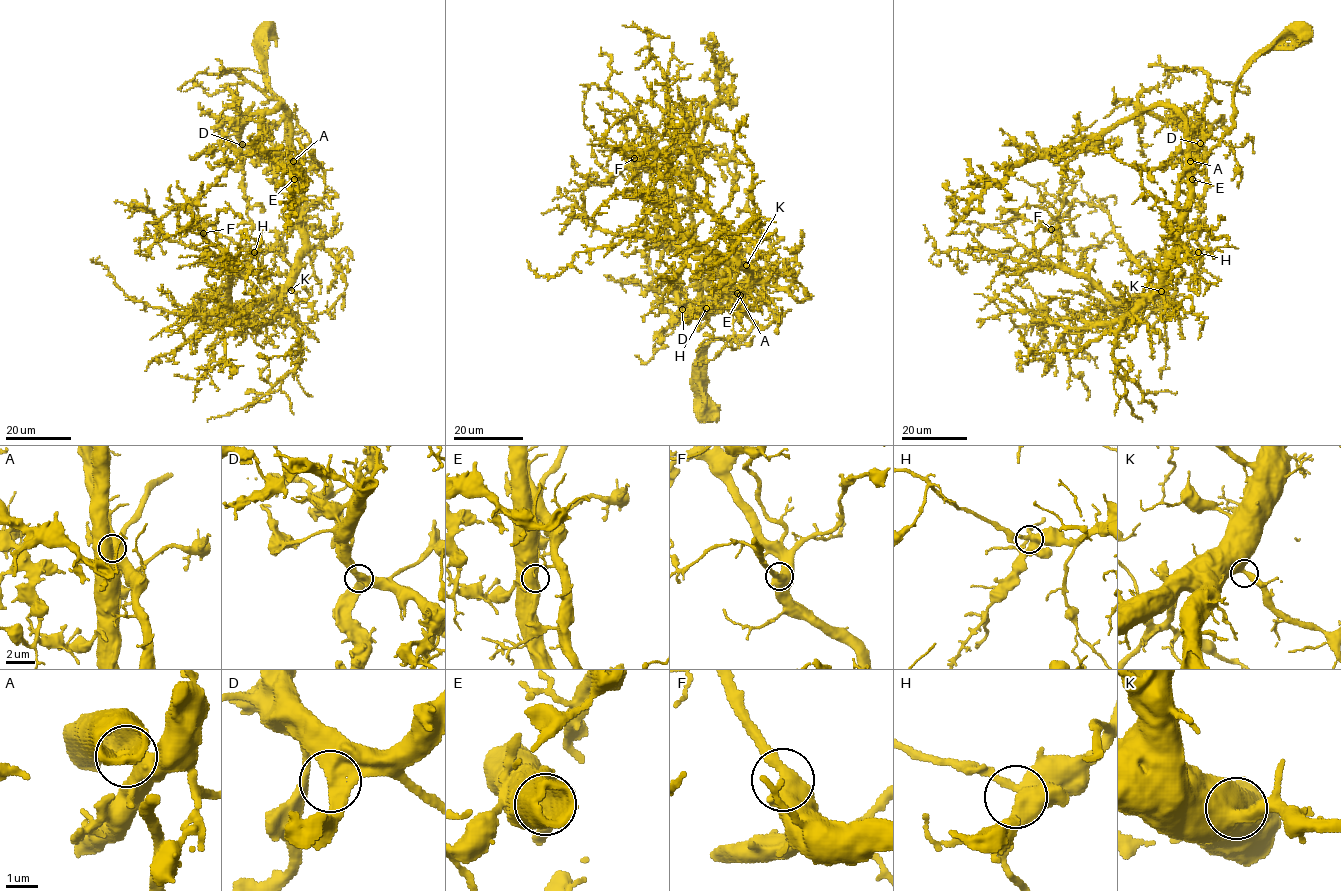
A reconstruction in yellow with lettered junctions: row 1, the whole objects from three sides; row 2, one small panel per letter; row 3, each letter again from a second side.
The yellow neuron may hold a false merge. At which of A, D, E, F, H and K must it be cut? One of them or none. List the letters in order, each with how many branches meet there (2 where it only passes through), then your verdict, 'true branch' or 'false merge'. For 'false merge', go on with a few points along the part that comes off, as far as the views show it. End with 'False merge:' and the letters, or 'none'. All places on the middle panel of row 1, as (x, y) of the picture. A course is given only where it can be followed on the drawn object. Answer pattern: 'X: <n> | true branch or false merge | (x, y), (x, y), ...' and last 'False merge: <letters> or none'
A: 2 | true branch
D: 2 | true branch
E: 2 | true branch
F: 2 | true branch
H: 2 | true branch
K: 2 | true branch
False merge: none

